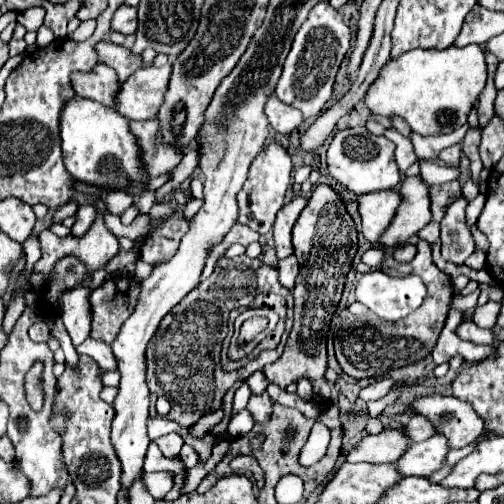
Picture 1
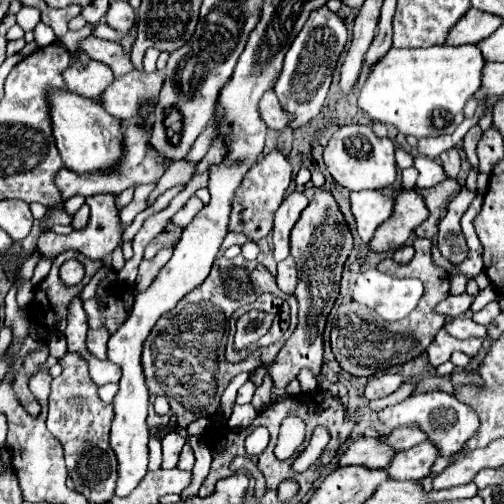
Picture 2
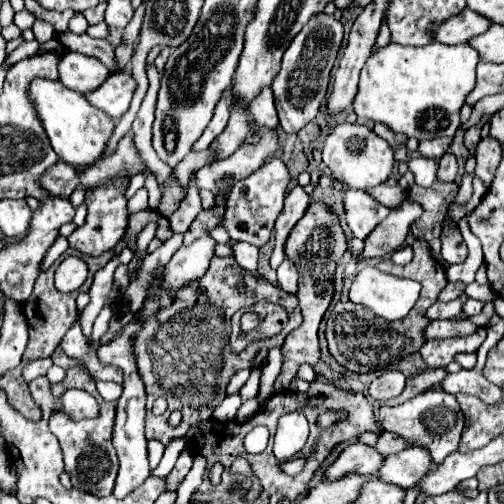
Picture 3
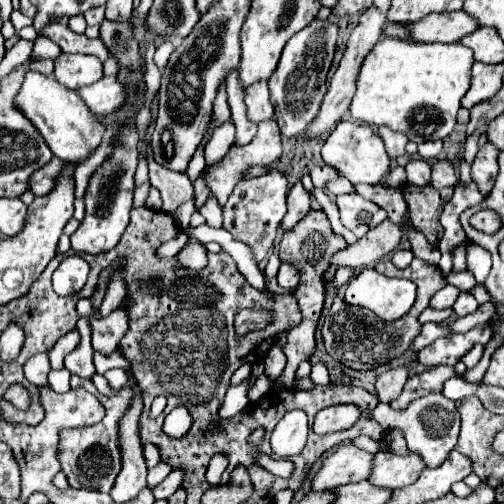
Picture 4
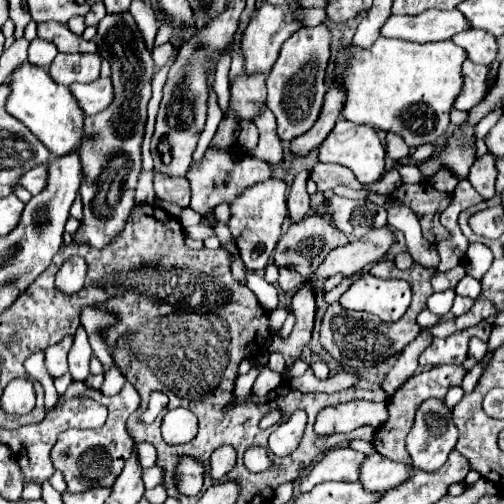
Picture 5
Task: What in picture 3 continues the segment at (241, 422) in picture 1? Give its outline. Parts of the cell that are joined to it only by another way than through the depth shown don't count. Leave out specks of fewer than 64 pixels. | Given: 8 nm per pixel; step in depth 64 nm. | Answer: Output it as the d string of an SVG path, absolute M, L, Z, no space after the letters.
M252 398L252 400L246 400L244 404L242 404L242 408L238 410L238 414L236 414L236 420L238 422L244 422L244 420L248 420L256 410L260 408L260 402L256 400L256 398Z

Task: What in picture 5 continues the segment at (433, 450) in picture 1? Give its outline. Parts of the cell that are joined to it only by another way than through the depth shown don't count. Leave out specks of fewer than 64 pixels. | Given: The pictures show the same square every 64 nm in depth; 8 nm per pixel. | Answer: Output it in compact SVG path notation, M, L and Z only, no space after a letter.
M380 454L366 456L364 464L360 464L360 484L368 492L386 492L390 488L396 488L410 476L412 468L402 462L388 460Z

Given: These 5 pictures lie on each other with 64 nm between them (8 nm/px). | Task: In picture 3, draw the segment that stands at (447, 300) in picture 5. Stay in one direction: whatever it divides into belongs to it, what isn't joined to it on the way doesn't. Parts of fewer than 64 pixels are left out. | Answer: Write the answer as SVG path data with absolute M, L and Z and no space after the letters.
M450 282L438 296L438 302L452 302L464 294L464 284L462 282Z

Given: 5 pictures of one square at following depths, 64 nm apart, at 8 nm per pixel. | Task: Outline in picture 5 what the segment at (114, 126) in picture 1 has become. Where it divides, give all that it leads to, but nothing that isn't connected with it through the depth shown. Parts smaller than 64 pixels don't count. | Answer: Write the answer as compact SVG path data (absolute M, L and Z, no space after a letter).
M24 62L22 68L16 68L16 72L12 72L8 78L8 84L12 92L6 100L6 110L10 116L16 116L16 120L20 120L36 138L40 138L54 156L64 156L80 148L84 140L84 114L66 86L56 84L44 68L30 62Z

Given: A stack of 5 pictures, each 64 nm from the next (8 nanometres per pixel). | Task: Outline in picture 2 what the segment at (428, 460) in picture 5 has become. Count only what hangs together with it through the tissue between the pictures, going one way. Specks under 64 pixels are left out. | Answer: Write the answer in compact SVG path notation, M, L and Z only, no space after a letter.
M424 392L410 396L392 408L380 410L380 420L392 430L402 426L418 426L422 432L426 432L428 440L432 440L436 448L440 448L440 456L456 454L464 446L464 442L478 430L478 416L474 414L474 410L446 392Z

